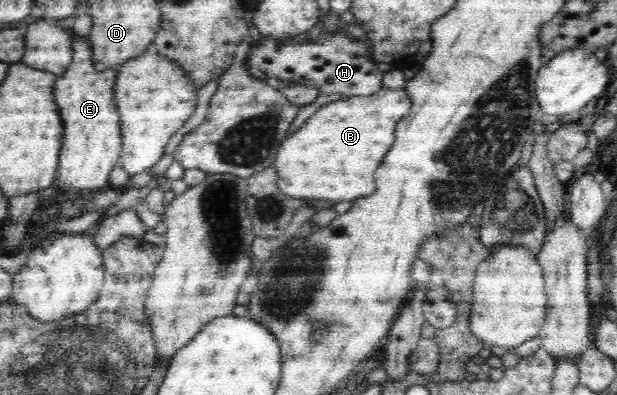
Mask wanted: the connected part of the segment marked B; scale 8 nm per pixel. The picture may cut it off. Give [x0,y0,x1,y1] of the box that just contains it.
[274,87,411,200]

